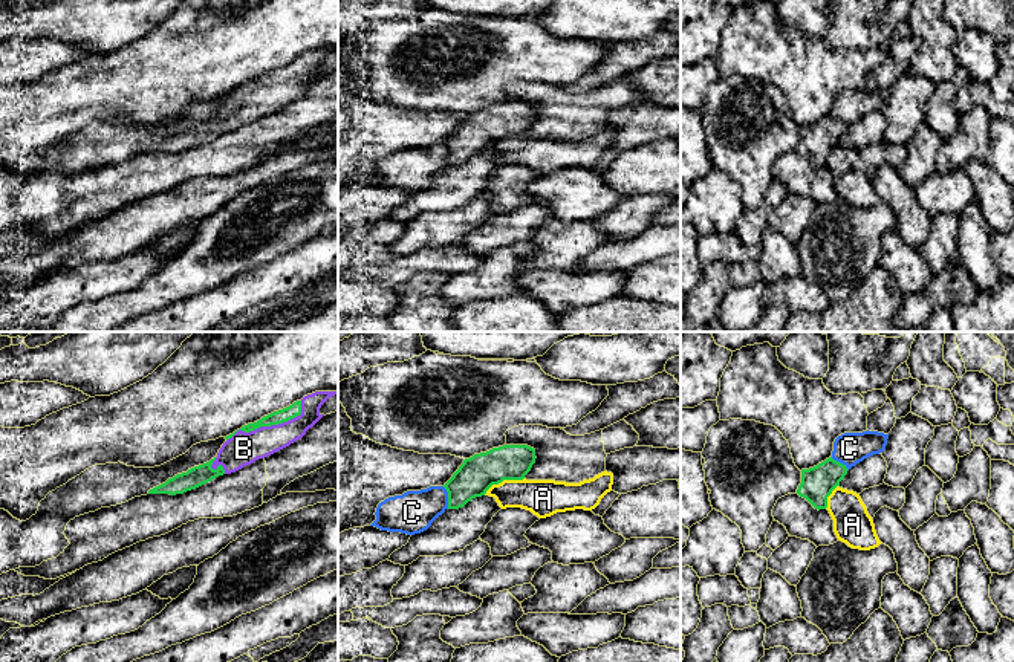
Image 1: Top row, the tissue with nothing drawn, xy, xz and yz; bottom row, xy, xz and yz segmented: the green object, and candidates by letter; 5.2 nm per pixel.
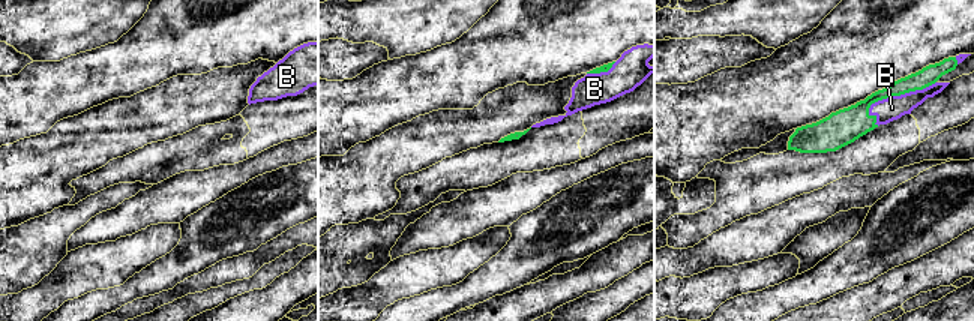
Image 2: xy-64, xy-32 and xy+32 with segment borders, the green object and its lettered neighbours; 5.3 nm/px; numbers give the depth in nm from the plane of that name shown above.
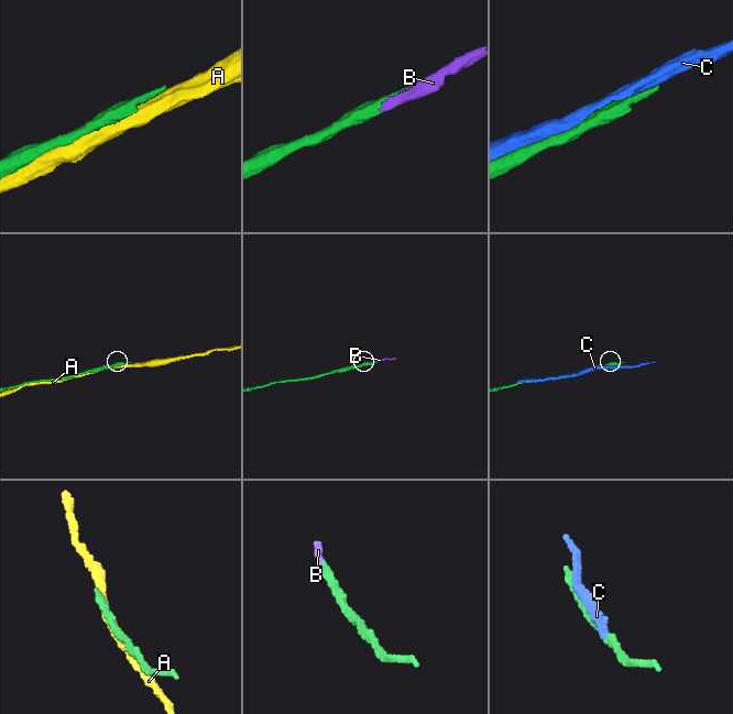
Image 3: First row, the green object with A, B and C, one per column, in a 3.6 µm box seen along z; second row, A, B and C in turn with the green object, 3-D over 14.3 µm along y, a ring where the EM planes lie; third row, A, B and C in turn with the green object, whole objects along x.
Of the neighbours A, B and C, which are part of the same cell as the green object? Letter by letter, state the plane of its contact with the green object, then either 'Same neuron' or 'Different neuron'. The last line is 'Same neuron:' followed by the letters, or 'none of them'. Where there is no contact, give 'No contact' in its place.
A: Touches green in xz. Different neuron
B: Touches green in xy. Same neuron
C: Touches green in xz. Different neuron
Same neuron: B

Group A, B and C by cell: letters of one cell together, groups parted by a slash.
A / B / C

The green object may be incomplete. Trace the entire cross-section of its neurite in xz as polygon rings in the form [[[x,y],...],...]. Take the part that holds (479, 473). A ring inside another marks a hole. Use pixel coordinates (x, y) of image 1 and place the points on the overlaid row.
[[[503,445],[465,459],[444,485],[448,492],[448,509],[463,508],[503,480],[523,480],[535,459],[535,449],[528,445]]]

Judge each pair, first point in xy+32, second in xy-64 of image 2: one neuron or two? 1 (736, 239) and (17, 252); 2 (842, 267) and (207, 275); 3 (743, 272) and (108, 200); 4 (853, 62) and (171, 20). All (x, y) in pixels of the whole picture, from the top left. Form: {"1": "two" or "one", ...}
{"1": "two", "2": "two", "3": "two", "4": "one"}

